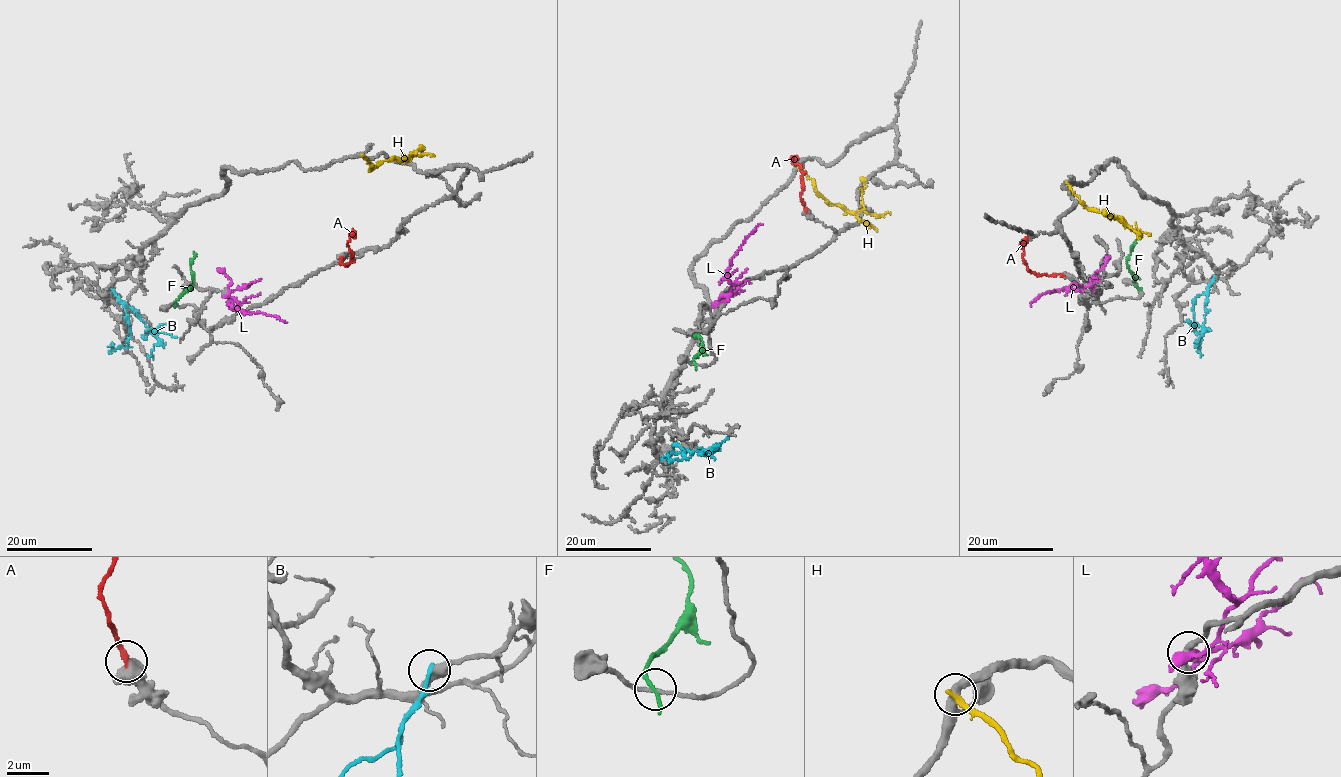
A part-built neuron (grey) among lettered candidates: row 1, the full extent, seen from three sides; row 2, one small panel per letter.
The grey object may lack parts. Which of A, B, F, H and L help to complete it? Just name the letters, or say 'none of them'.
A

